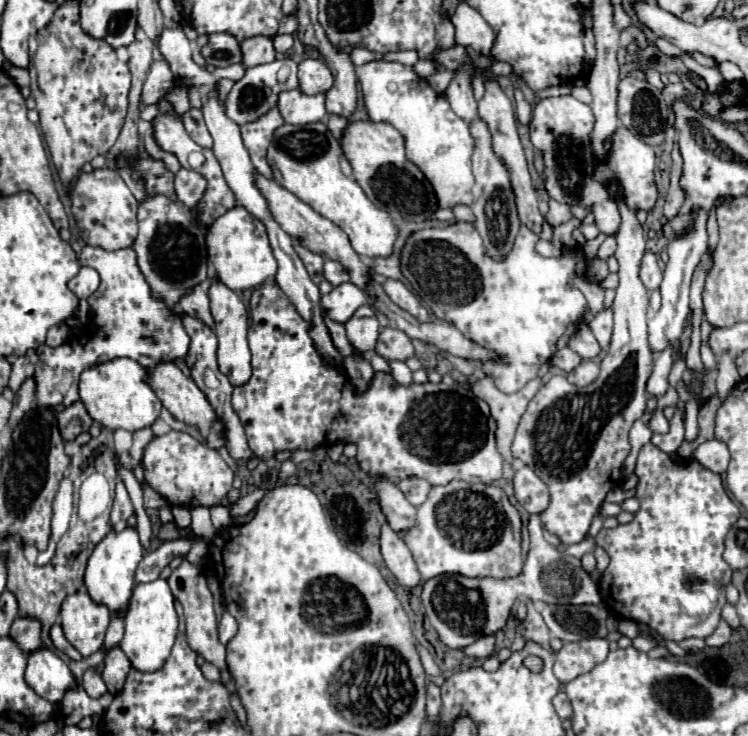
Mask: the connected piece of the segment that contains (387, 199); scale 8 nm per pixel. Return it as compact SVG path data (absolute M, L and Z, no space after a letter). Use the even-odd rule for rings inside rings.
M370 120L348 122L342 132L340 146L342 156L350 162L354 180L360 184L364 194L372 200L372 204L376 204L376 208L388 212L396 224L404 220L424 222L438 210L432 186L420 168L404 156L404 138L392 124Z

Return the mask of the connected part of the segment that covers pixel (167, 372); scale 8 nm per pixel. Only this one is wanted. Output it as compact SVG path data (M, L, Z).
M168 362L168 364L156 364L152 370L152 390L156 392L158 400L164 404L164 408L176 418L176 420L182 420L190 426L196 426L204 436L206 436L206 442L210 448L220 448L224 446L224 424L222 420L214 414L214 408L210 406L210 402L206 400L206 396L198 390L198 386L182 374L182 370L174 364L174 362Z

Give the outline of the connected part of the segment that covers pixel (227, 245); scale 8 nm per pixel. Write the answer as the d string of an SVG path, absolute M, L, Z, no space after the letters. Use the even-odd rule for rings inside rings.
M234 206L226 214L222 214L206 234L208 256L216 268L216 278L226 284L230 290L242 292L248 288L256 288L266 280L272 280L276 274L276 258L272 254L266 228L260 220L256 220L244 206Z

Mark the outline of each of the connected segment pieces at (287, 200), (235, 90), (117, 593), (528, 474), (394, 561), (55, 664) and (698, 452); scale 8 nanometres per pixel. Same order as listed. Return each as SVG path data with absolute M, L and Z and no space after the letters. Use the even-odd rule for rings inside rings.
M256 172L256 188L260 188L260 192L264 192L264 200L268 200L268 212L272 212L272 218L280 224L280 228L284 232L288 232L294 240L298 240L310 252L320 254L326 260L342 262L342 266L350 270L350 280L360 288L366 286L370 270L360 260L360 256L352 250L348 236L336 224L332 224L330 220L322 218L316 210L312 210L308 204L304 204L300 198L296 198L292 192L288 192L284 186L280 186L276 180L260 176L260 172Z
M290 58L274 60L270 64L262 64L262 66L254 66L254 68L246 68L244 76L238 82L234 82L234 86L224 102L230 120L244 126L244 124L250 124L252 120L258 120L260 116L264 116L264 112L268 112L270 108L276 106L278 94L282 90L292 90L298 86L296 70L298 70L298 64Z
M124 528L122 532L110 532L92 552L86 566L84 584L88 588L90 598L96 604L104 604L112 614L124 612L132 598L134 588L134 574L138 562L142 560L142 546L138 540L138 532L134 528Z
M520 466L514 474L514 496L530 514L540 514L550 502L546 484L528 466Z
M388 524L382 526L380 546L382 546L382 556L384 556L384 562L386 562L388 570L396 576L396 580L404 588L414 588L422 582L420 572L414 564L414 558L412 558L408 546Z
M38 648L28 654L24 678L38 696L52 704L58 704L64 692L74 686L74 674L70 668L48 648Z
M716 438L708 440L708 442L702 442L696 450L694 450L694 458L704 464L706 468L710 468L712 472L718 472L718 474L724 474L726 472L726 466L730 462L730 452L728 452L728 446Z

